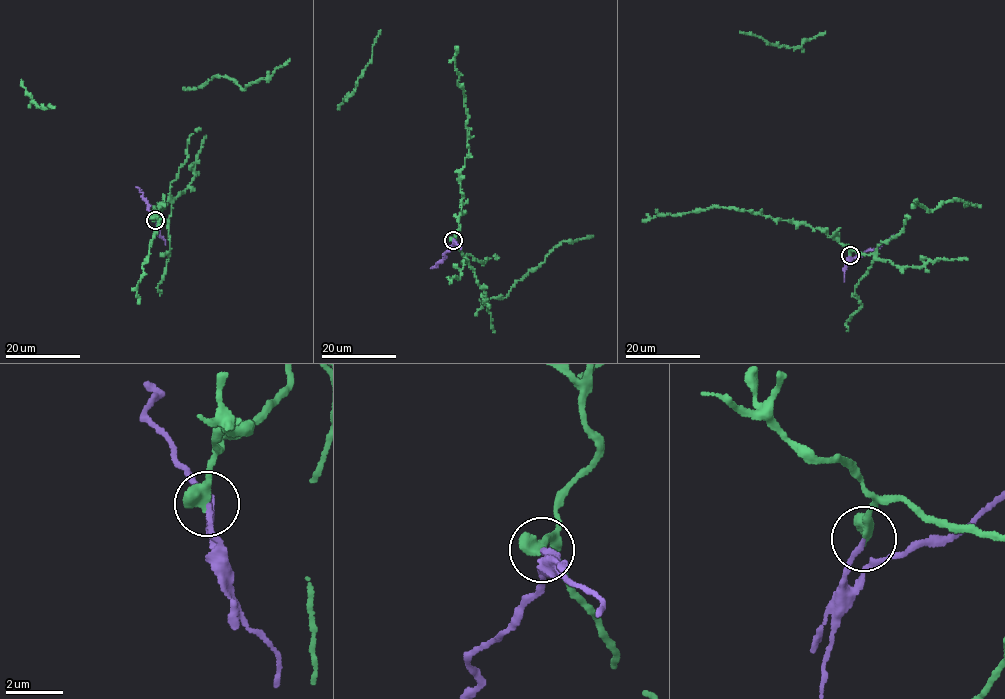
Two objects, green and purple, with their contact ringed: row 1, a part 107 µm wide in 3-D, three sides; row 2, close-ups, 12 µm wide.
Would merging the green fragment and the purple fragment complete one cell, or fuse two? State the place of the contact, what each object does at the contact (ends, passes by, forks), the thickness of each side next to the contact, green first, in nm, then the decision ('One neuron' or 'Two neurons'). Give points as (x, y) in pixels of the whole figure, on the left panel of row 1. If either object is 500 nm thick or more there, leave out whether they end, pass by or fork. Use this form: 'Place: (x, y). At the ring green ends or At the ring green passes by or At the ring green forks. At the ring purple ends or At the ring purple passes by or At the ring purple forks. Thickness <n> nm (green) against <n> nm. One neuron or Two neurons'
Place: (155, 220). Thickness 500 nm (green) against 160 nm. Two neurons

